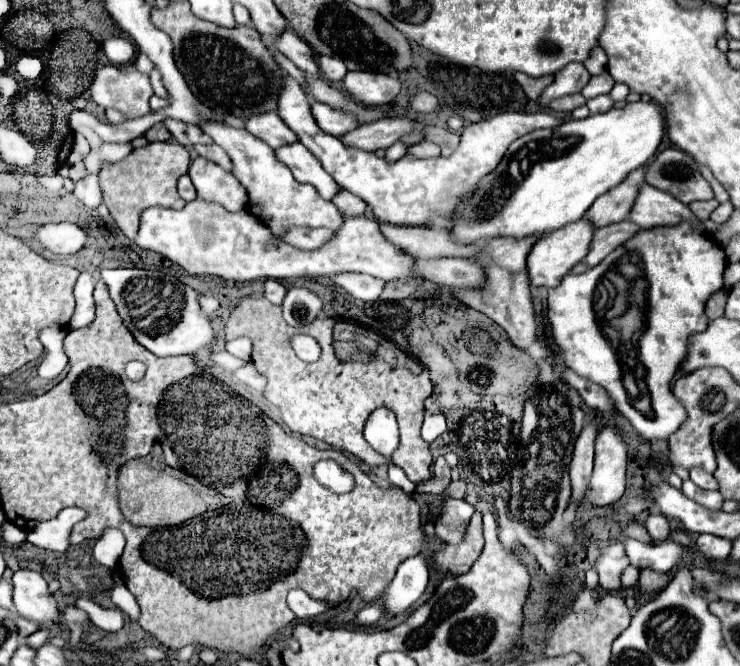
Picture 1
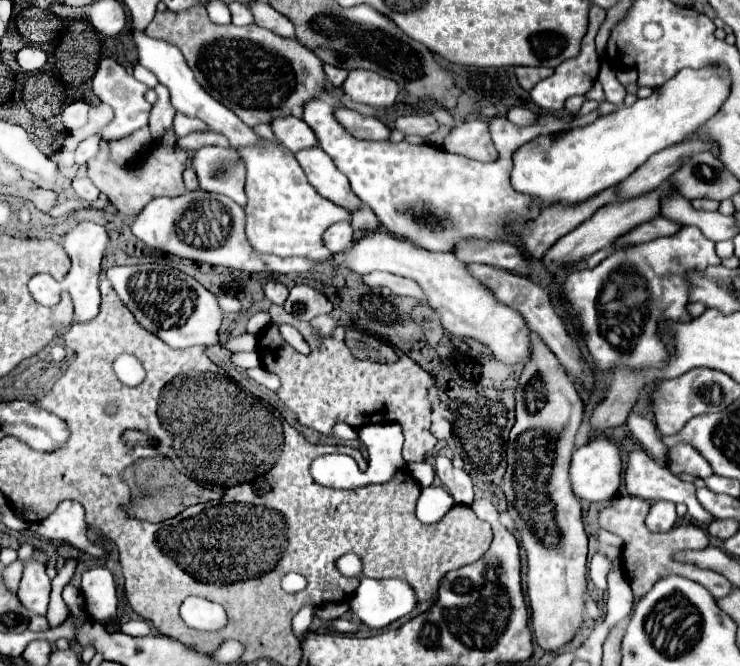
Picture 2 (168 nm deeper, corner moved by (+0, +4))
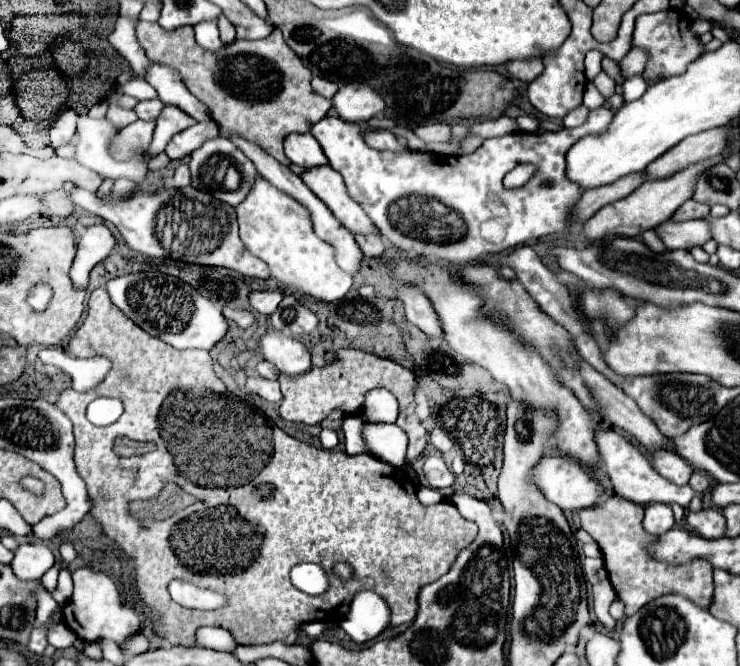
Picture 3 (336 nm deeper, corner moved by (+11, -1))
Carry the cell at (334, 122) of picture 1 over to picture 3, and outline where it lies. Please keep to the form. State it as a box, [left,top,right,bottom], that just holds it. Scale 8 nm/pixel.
[365,131,407,151]

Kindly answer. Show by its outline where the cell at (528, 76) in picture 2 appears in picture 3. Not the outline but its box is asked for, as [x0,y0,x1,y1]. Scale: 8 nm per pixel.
[507,57,543,81]

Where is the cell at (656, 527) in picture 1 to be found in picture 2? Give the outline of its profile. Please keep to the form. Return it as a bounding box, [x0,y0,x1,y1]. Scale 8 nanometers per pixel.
[646,502,676,532]

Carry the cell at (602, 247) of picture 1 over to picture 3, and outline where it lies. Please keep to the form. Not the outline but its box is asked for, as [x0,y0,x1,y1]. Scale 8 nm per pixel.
[655,219,713,249]

